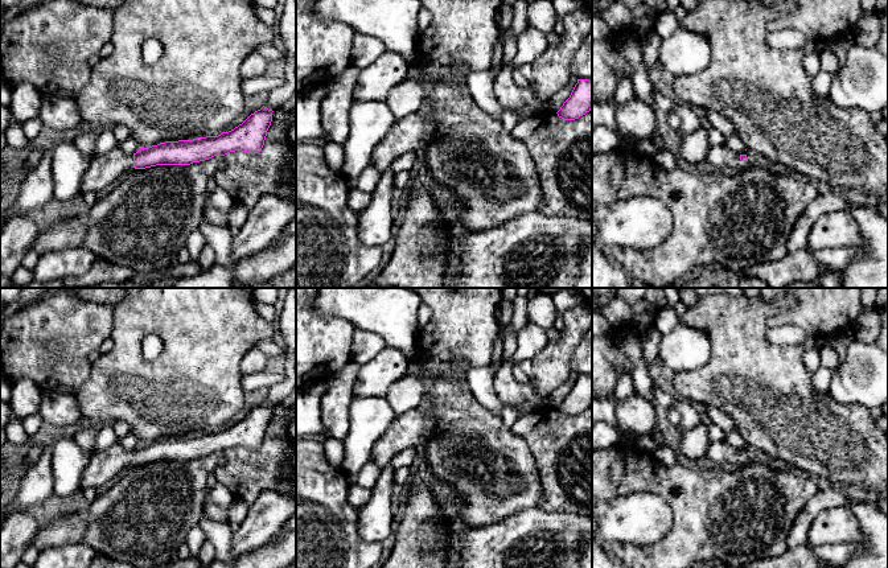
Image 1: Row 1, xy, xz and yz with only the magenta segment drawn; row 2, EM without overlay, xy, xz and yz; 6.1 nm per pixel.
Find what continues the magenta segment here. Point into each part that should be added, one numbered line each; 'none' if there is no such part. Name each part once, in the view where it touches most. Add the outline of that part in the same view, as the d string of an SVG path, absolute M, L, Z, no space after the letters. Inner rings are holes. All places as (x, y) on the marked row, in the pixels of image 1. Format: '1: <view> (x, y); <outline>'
1: xy (105, 171); M116 145L108 153L92 159L82 178L81 194L111 189L133 169L133 155L126 155Z

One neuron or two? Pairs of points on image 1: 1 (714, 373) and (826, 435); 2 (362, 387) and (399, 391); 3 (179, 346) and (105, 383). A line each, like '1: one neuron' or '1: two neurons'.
1: one neuron
2: two neurons
3: one neuron

